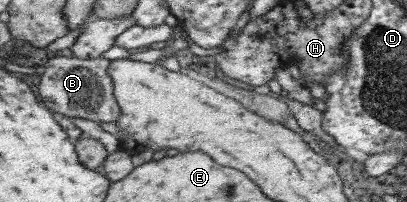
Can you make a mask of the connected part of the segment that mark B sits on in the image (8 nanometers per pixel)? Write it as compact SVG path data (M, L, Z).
M54 56L50 57L41 69L39 94L47 107L57 116L81 117L97 124L114 123L117 125L122 109L115 97L113 77L109 72L111 62L102 57L83 58Z

